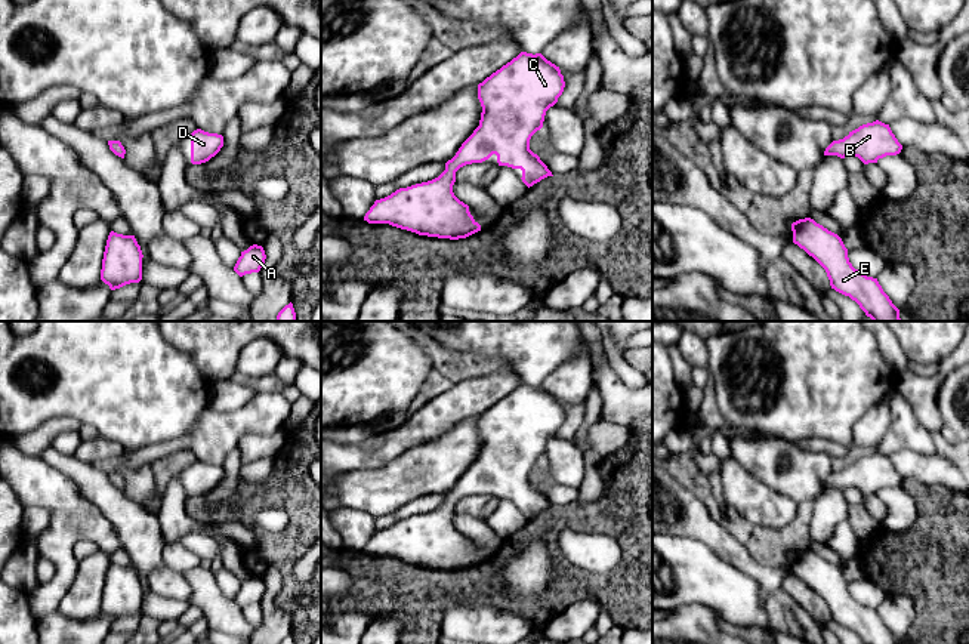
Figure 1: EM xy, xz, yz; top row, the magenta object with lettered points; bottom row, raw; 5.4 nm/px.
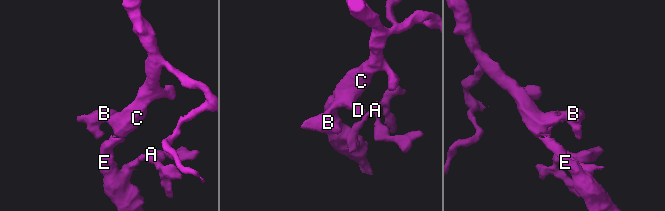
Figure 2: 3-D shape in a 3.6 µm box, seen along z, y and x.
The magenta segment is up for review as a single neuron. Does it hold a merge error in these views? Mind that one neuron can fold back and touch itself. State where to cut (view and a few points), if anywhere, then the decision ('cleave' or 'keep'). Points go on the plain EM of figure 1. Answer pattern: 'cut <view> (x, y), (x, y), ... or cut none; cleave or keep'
cut none; keep

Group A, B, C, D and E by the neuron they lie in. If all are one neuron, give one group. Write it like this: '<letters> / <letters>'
A B C D E

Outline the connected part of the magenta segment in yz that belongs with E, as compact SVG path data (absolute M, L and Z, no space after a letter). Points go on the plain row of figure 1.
M811 549L791 555L793 574L812 588L827 604L831 620L849 628L864 644L899 644L877 610L852 598L842 570Z

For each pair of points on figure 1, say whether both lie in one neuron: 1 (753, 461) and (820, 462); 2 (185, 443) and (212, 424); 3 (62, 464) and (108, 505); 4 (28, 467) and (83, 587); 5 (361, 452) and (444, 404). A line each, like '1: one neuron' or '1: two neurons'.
1: one neuron
2: one neuron
3: one neuron
4: two neurons
5: one neuron

